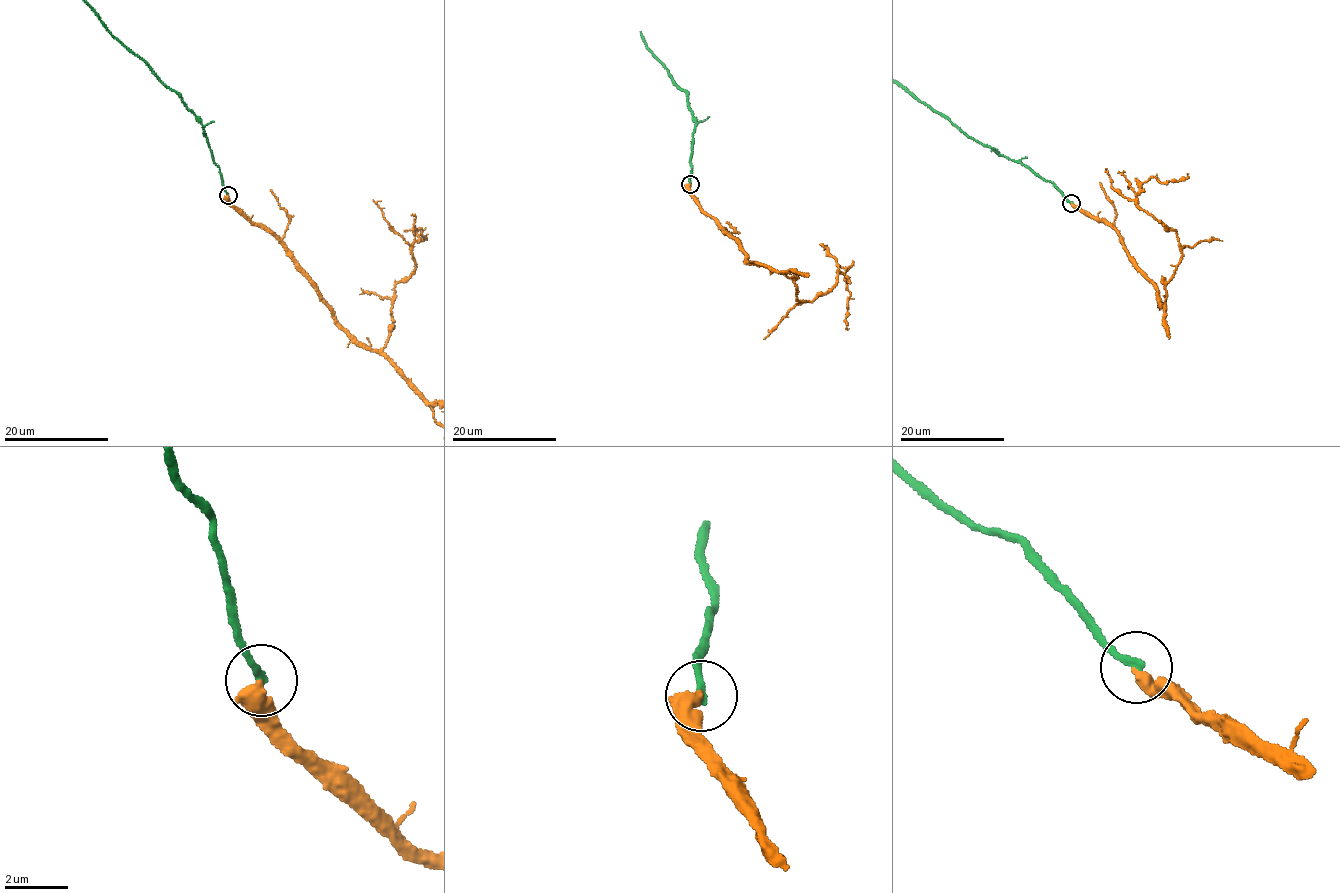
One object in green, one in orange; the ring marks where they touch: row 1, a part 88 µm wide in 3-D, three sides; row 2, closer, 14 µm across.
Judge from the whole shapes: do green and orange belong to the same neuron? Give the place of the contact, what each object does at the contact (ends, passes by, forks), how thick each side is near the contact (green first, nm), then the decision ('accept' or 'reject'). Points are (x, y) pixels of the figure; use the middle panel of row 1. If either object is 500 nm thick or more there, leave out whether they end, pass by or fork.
(690, 184) | green ends | orange ends | 240/440 nm | reject

